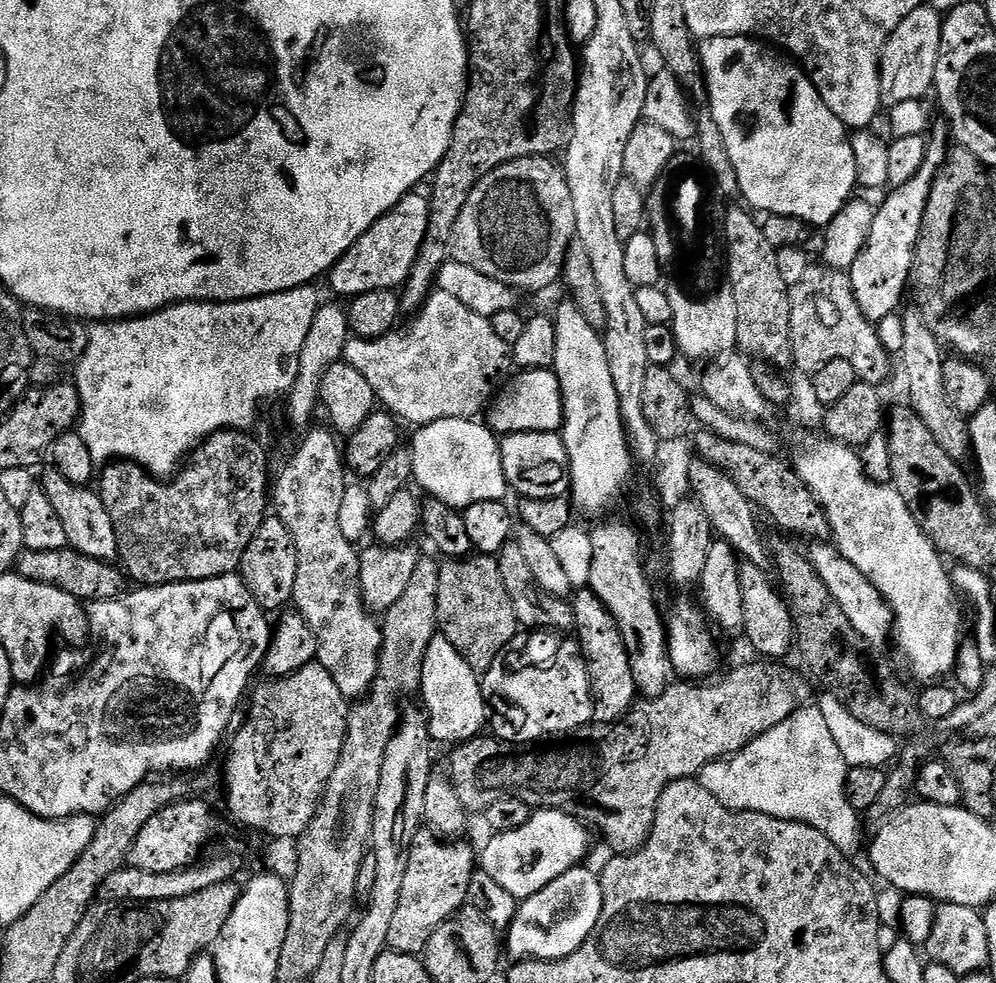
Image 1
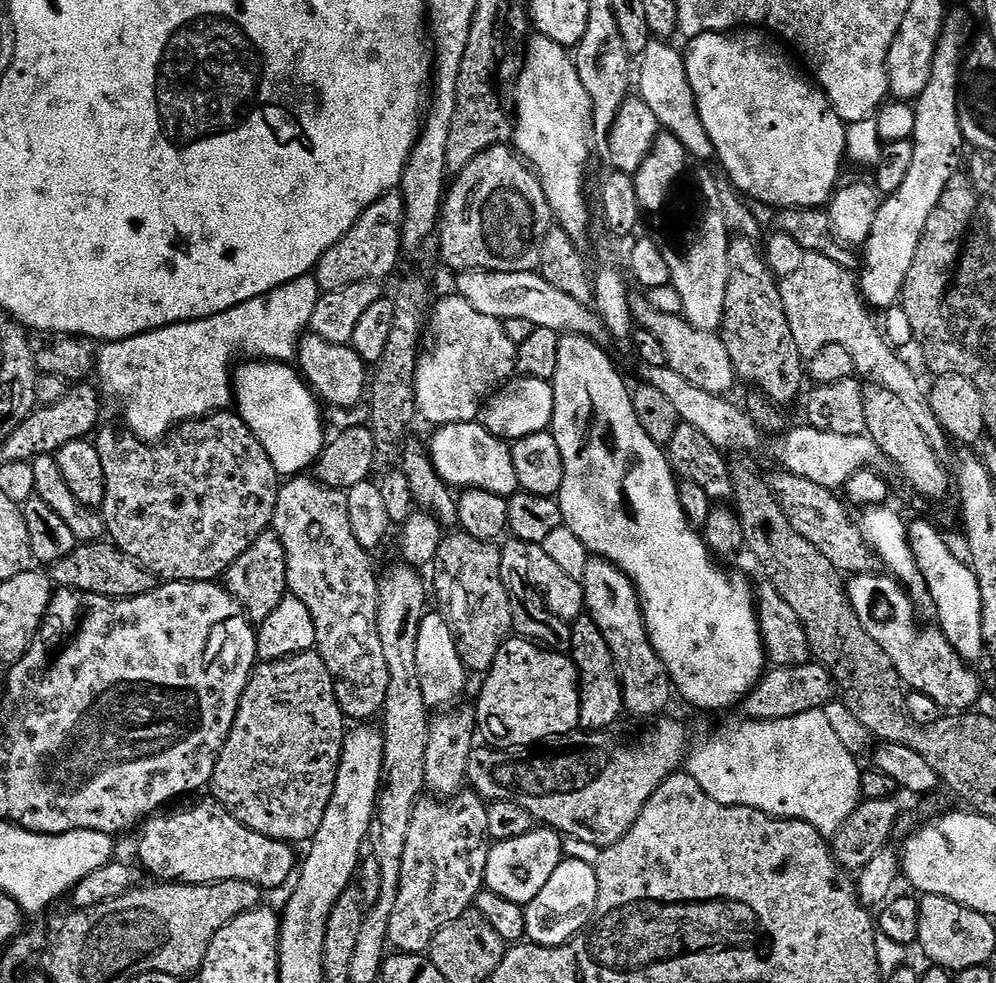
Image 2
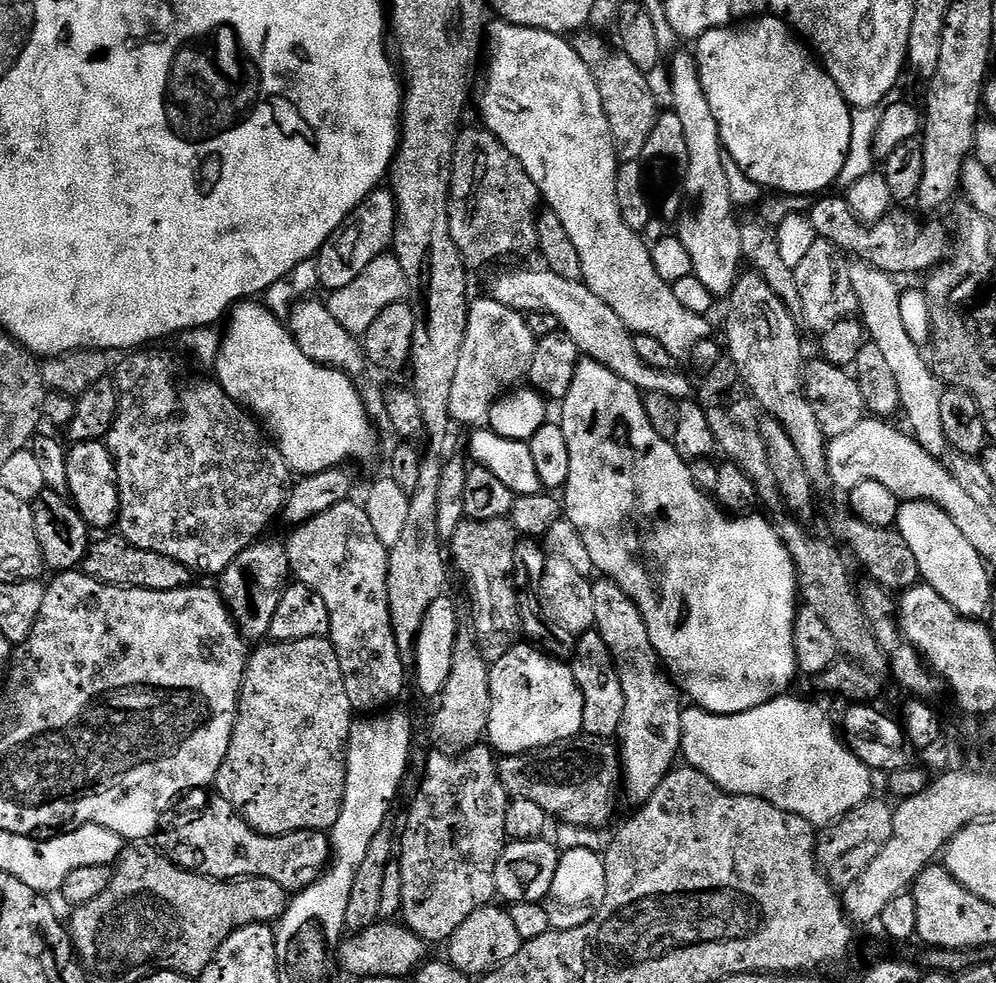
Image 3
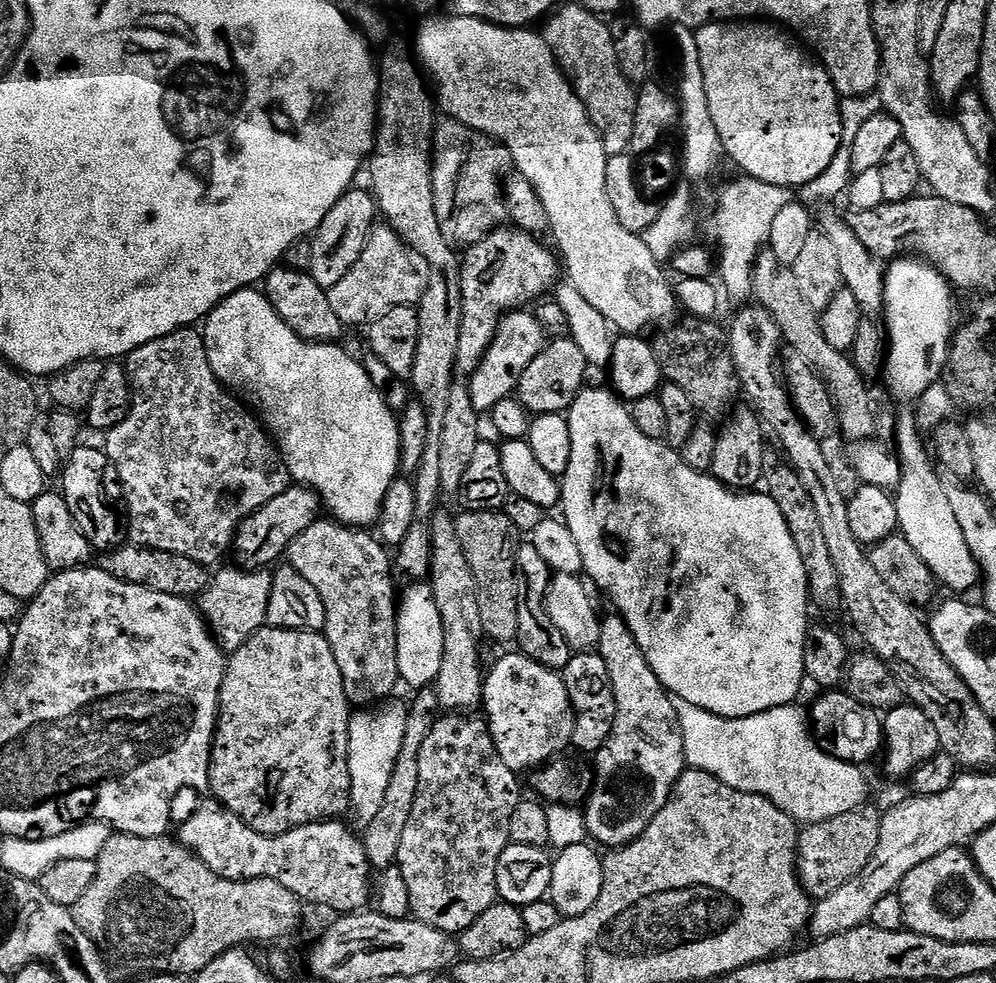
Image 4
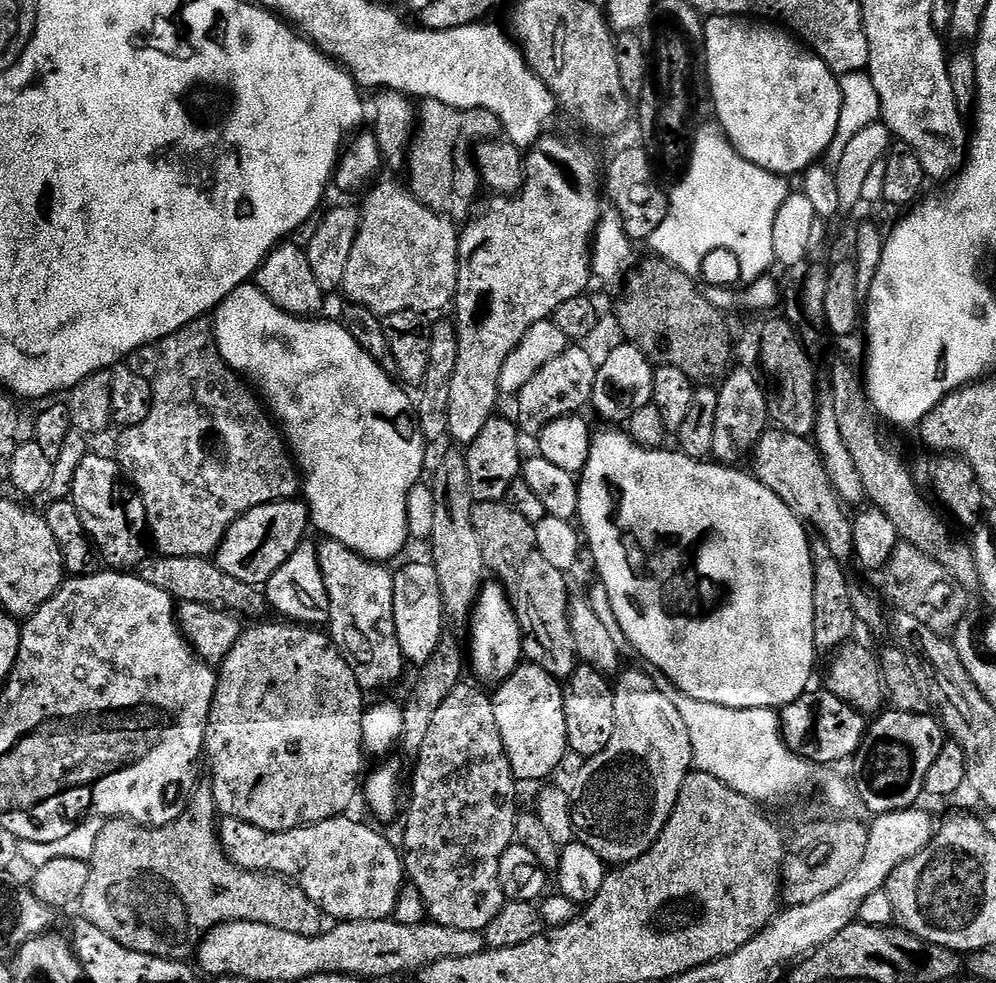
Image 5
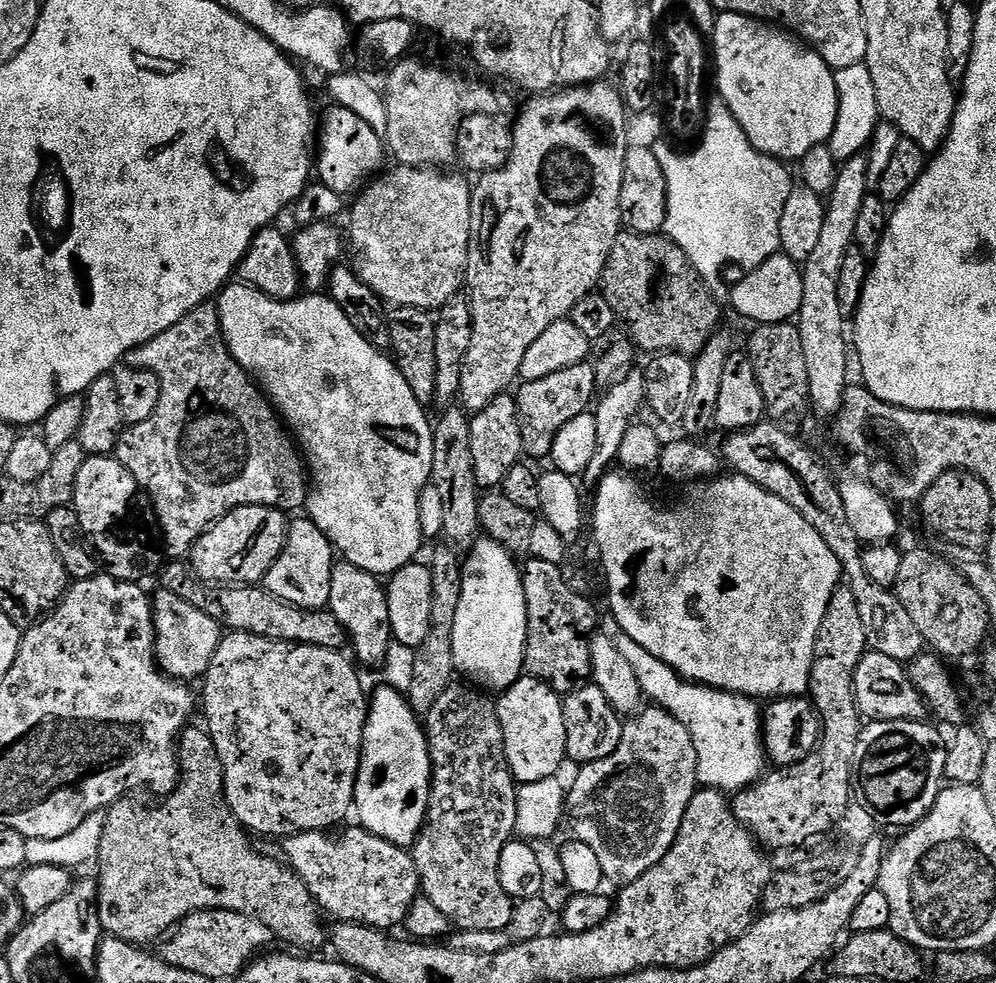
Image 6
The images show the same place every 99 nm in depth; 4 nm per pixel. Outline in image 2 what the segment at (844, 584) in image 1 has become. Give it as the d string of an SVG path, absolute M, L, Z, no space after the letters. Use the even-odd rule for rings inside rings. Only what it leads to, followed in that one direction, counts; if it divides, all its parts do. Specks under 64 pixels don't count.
M860 572L846 584L848 597L866 634L886 650L886 658L894 662L894 670L898 670L901 680L911 691L930 694L944 710L971 709L980 696L980 676L972 669L975 667L956 653L939 627L920 628L916 621L917 605L899 580L888 574L876 575Z

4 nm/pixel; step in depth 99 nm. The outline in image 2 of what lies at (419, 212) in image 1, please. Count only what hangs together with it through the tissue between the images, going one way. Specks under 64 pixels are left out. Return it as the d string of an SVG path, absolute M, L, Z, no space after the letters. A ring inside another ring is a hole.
M398 190L384 193L354 222L354 226L317 262L314 275L321 293L342 290L356 282L384 279L396 268L404 242L404 195Z

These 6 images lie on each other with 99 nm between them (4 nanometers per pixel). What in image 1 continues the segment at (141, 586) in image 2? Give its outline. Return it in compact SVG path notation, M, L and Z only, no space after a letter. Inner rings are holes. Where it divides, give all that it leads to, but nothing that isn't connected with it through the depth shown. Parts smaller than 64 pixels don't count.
M70 547L58 550L38 550L37 552L25 550L21 552L20 559L16 561L15 571L22 578L42 582L46 586L54 586L81 602L115 600L117 596L123 596L126 592L125 573L115 563L86 557L73 551Z

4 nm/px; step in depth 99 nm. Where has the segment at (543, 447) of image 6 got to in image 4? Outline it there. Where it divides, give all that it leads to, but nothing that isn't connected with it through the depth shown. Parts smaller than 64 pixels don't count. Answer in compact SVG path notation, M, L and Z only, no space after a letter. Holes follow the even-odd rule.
M552 338L544 345L544 349L526 366L520 379L518 399L520 405L530 414L545 416L555 412L564 414L571 408L578 394L586 387L584 379L588 376L590 365L586 354L578 350L578 346L570 338Z

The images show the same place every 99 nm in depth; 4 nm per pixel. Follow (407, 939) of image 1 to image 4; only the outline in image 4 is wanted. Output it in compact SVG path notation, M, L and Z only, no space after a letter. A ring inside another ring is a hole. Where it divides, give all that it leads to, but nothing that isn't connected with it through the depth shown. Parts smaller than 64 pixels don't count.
M444 714L434 722L433 729L427 735L419 751L419 779L417 798L414 800L414 808L410 813L410 820L406 823L406 830L403 831L402 842L399 843L398 854L395 860L395 867L402 870L402 878L406 878L406 890L410 890L410 906L412 907L411 915L420 920L426 926L434 926L434 930L451 932L459 934L474 926L490 906L498 903L498 893L496 891L496 871L498 862L502 854L508 848L510 843L508 835L510 834L510 817L514 815L514 810L520 804L522 793L520 793L520 784L517 773L502 762L498 750L494 746L494 738L488 729L488 721L480 714Z

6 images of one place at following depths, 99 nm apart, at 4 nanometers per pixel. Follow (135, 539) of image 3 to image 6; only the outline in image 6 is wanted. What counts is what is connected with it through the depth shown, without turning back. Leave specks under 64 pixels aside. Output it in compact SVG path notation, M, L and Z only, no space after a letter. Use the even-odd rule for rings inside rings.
M205 302L199 304L197 308L190 310L190 314L186 314L181 320L174 322L174 326L170 326L170 330L162 330L162 334L150 338L150 342L140 344L132 349L126 357L126 364L130 368L145 368L156 375L160 382L160 401L158 402L158 410L154 410L154 414L150 414L150 418L146 418L146 422L131 425L125 431L116 446L114 455L116 459L122 462L122 466L126 466L126 470L130 470L130 474L134 474L134 478L146 493L151 507L155 508L164 551L169 557L187 557L191 553L192 547L195 546L196 539L211 524L218 522L235 508L265 504L267 508L289 510L288 508L303 509L307 505L310 495L310 476L306 471L306 461L301 449L294 443L289 429L282 423L281 417L276 409L272 407L267 395L257 387L253 377L244 371L244 367L232 357L232 352L228 348L228 343L224 340L224 331L220 325L220 309L215 303Z

